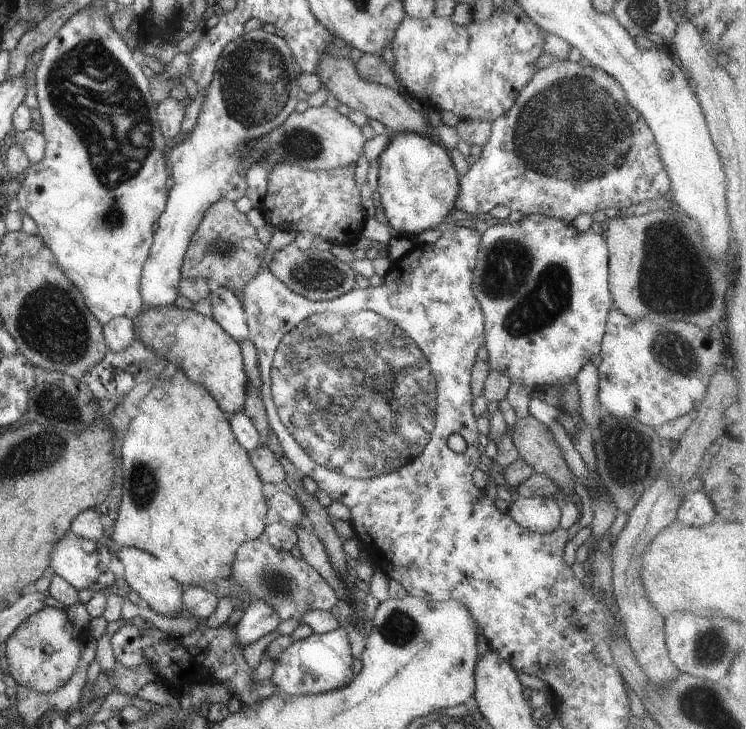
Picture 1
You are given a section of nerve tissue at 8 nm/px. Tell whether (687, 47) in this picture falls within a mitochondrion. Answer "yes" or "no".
no

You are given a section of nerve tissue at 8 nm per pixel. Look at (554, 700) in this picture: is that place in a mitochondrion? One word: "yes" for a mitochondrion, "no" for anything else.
no

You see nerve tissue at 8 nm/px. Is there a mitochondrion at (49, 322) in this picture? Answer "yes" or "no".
yes

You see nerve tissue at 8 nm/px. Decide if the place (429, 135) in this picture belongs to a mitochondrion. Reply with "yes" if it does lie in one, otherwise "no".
no

